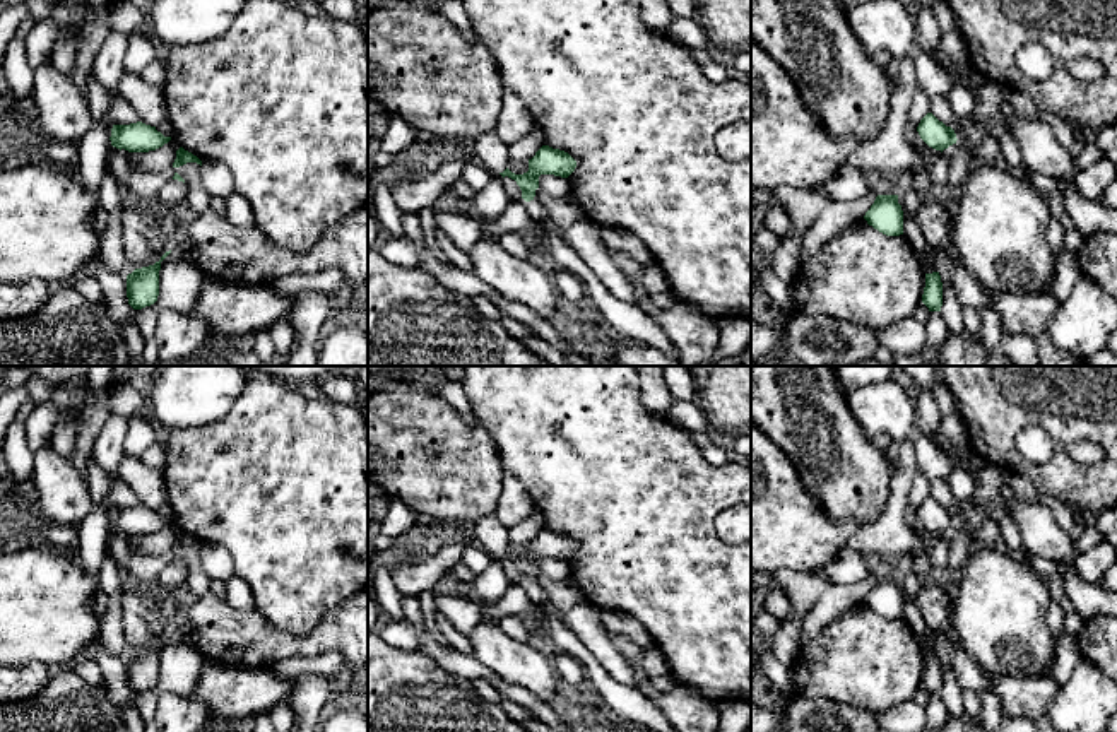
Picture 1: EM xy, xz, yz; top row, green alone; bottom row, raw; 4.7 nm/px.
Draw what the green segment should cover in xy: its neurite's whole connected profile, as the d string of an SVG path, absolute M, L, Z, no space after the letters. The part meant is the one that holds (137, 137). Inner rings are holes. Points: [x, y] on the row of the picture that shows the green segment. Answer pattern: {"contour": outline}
{"contour": "M137 121L130 125L113 125L109 140L111 145L120 151L149 152L168 144L171 137L164 137L156 127Z"}

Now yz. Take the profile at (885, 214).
{"contour": "M878 195L864 219L886 236L903 234L903 210L898 195Z"}

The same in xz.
{"contour": "M542 145L532 159L529 159L529 171L515 174L508 168L499 173L517 181L525 200L525 209L534 224L544 226L544 234L558 234L564 243L587 263L587 267L597 275L597 279L611 291L618 299L640 306L640 298L633 284L626 279L621 269L616 265L604 245L600 234L602 229L578 222L568 229L559 229L547 215L544 205L535 198L541 174L554 174L568 178L576 168L576 161L564 151Z"}

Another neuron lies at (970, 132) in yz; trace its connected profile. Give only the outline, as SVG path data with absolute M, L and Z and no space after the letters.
M966 116L965 120L958 120L953 125L956 133L956 144L966 154L966 157L975 164L977 162L977 147L978 144L989 137L989 130L973 116Z

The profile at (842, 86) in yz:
M751 0L751 39L789 72L828 133L852 135L859 145L878 139L889 115L893 80L854 36L840 0Z

